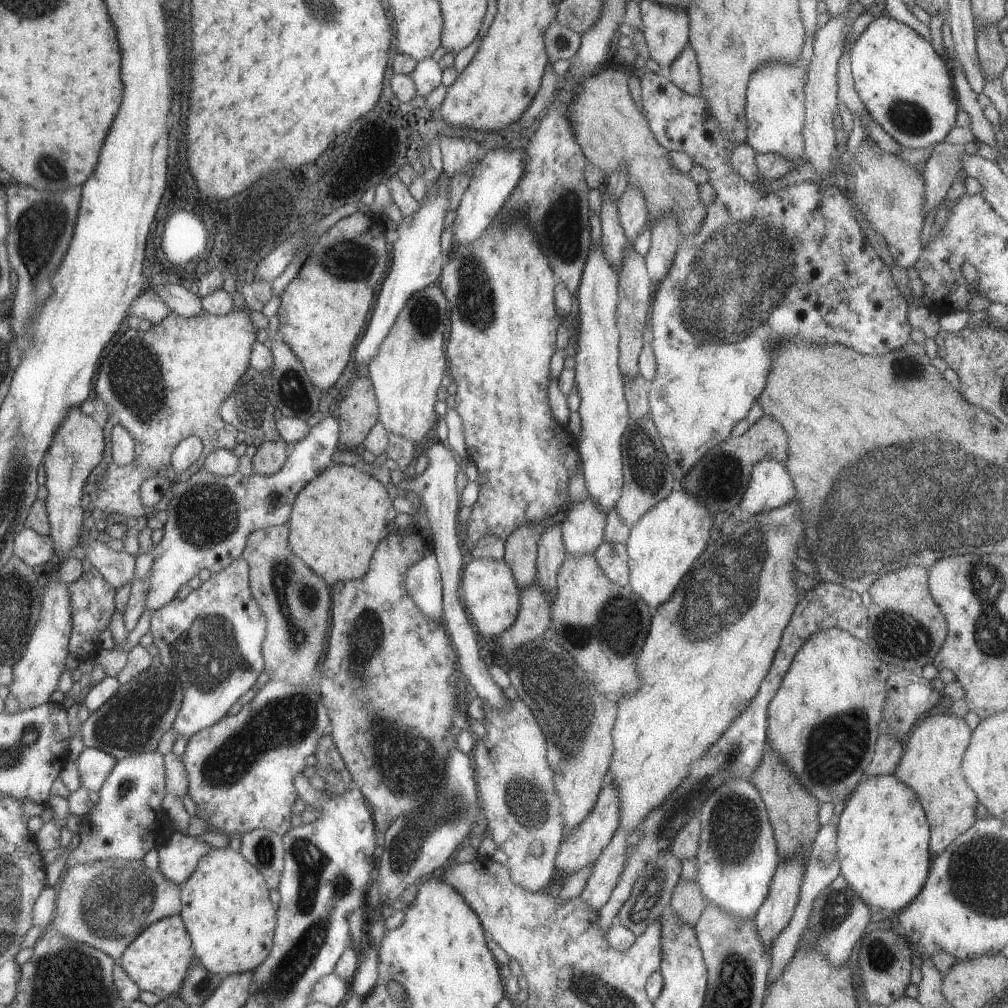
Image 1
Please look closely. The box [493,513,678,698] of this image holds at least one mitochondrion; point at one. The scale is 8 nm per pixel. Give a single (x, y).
(620, 625)

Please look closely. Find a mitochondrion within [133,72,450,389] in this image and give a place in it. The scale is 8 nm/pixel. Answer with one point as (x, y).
(348, 262)

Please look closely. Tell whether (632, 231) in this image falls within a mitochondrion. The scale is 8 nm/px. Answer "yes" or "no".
no

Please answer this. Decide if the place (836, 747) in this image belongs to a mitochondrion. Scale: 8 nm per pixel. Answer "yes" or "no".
yes

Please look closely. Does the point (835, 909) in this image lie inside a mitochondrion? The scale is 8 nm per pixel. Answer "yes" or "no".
yes

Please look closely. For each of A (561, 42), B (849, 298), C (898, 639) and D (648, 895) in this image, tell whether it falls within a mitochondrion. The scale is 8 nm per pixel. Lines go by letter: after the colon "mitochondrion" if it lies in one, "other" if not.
A: mitochondrion
B: other
C: mitochondrion
D: mitochondrion

